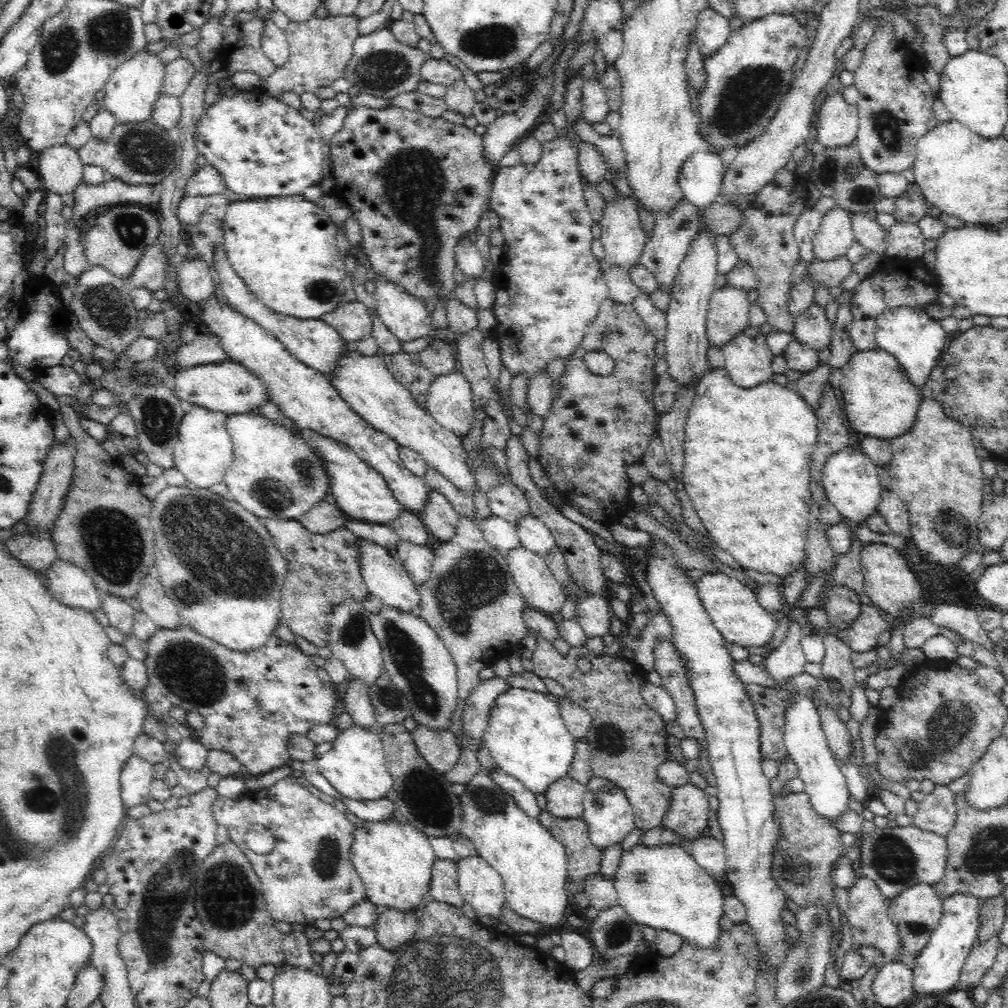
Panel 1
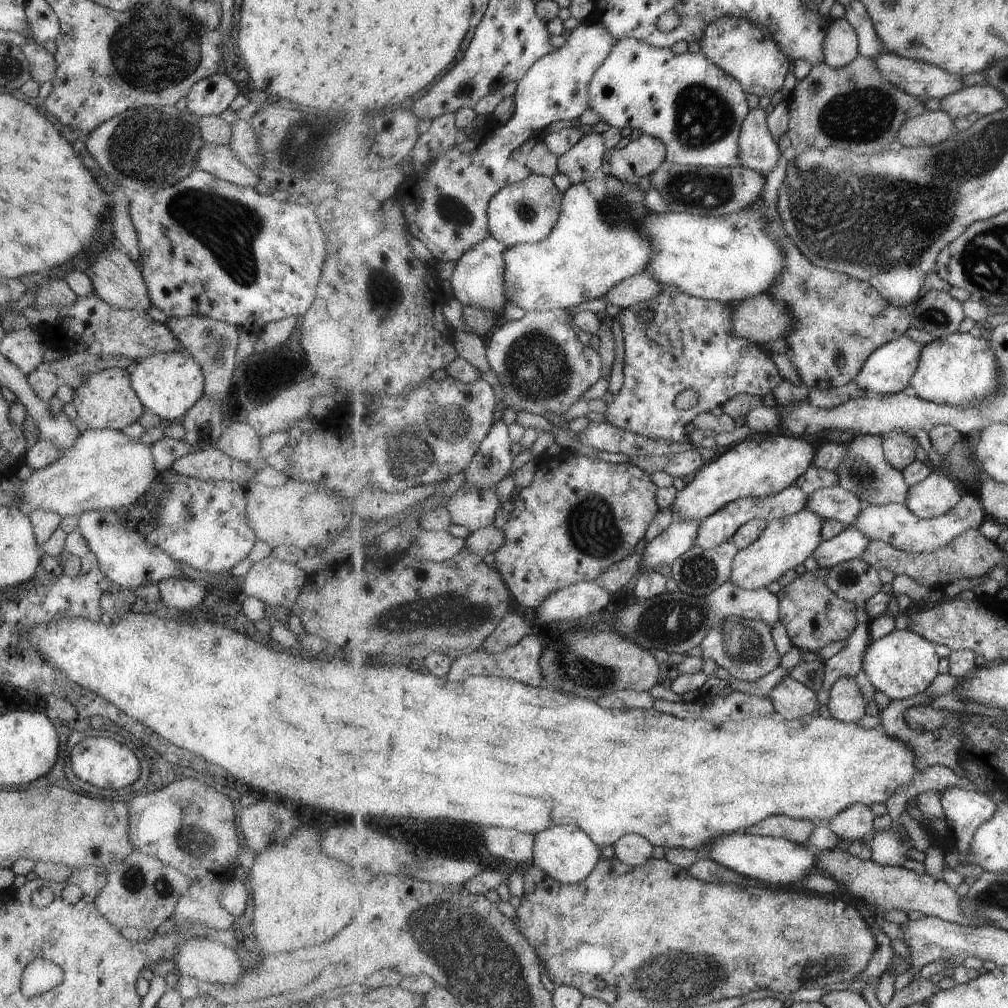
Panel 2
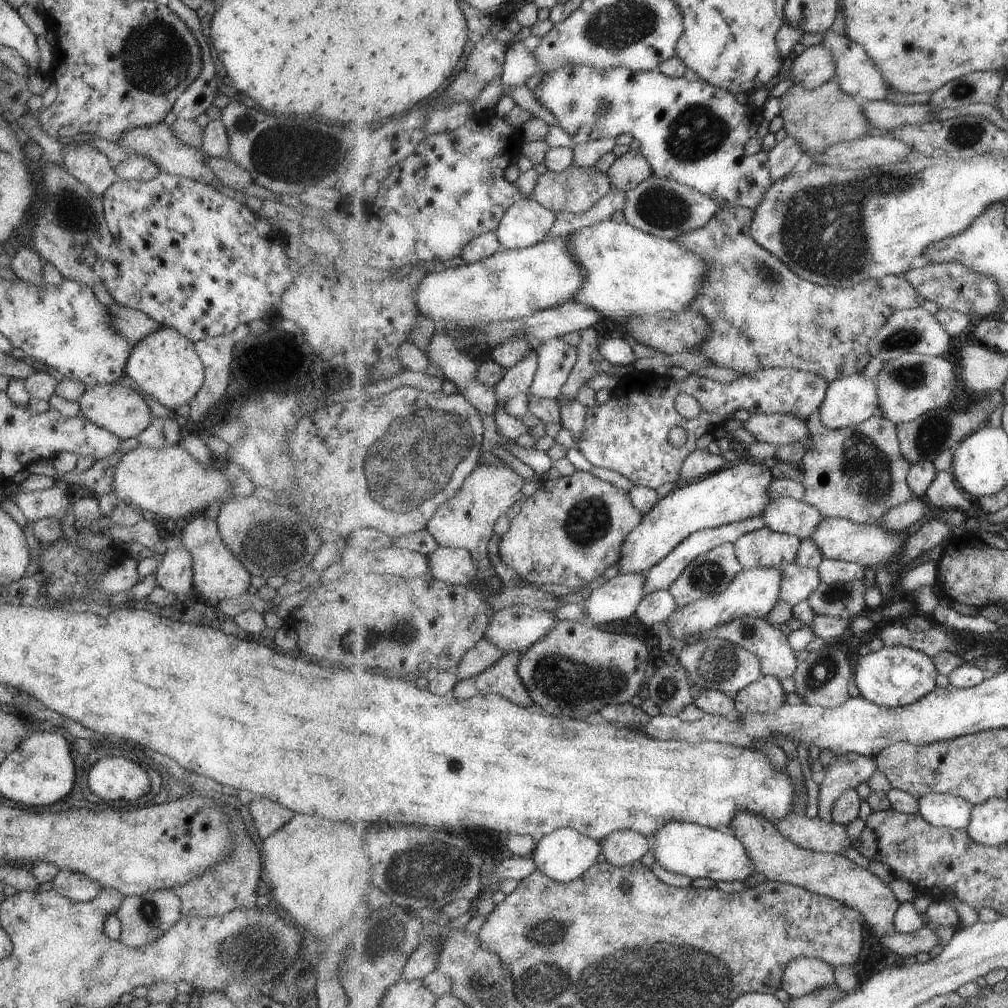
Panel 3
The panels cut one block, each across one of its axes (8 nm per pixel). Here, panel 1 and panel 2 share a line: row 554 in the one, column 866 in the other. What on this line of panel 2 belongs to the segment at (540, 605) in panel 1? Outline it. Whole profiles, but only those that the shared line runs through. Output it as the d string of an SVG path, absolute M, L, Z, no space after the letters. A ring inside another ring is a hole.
M964 495L959 503L944 515L930 519L918 517L905 503L891 503L888 505L869 505L862 510L853 525L868 535L873 541L885 541L895 548L910 553L932 553L938 548L948 545L956 536L965 531L978 529L983 522L989 520L982 502L975 496Z

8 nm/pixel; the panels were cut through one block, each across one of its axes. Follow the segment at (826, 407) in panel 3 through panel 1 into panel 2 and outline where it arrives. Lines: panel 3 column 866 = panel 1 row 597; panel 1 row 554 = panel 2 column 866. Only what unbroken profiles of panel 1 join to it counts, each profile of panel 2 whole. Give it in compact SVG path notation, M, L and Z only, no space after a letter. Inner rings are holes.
M907 336L895 339L878 348L868 358L861 372L856 376L854 383L868 395L894 395L905 390L909 386L913 375L916 374L917 367L920 366L921 353L924 346L909 340Z

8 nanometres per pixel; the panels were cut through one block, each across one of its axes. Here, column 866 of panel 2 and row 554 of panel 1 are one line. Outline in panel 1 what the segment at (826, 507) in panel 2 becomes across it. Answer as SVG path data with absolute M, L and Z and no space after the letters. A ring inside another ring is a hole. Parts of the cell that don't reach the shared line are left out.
M492 516L481 522L483 538L492 549L506 557L508 552L521 548L516 528L503 518Z

